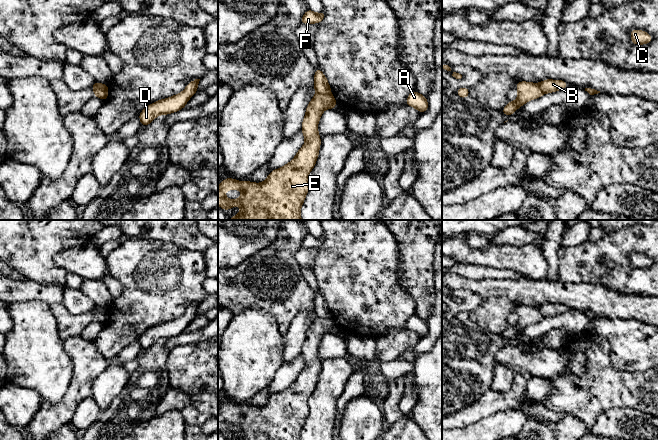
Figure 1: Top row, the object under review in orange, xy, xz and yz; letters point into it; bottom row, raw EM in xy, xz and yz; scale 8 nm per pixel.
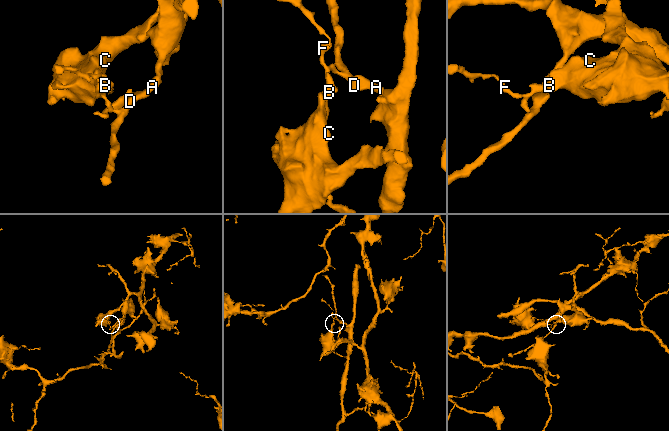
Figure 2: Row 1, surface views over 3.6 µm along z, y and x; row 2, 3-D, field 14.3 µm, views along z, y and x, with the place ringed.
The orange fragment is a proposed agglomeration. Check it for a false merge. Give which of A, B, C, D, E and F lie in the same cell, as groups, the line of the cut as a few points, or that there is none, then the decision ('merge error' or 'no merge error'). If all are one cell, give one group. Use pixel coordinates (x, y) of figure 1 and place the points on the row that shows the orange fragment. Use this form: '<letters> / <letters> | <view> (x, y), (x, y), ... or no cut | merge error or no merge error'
A D F / B C E | xz (316, 93), (330, 94) | merge error

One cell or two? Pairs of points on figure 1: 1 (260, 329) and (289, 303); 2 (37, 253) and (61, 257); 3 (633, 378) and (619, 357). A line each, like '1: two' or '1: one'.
1: two
2: two
3: two

